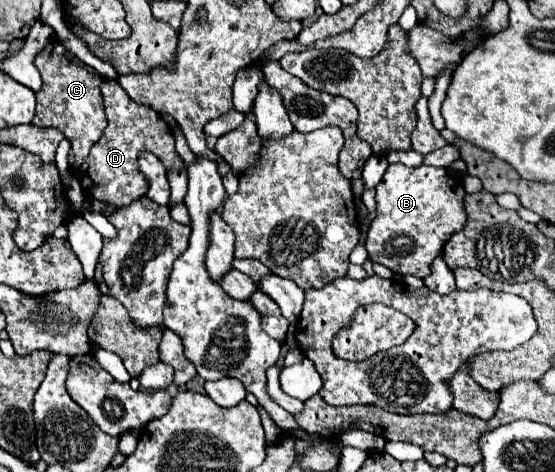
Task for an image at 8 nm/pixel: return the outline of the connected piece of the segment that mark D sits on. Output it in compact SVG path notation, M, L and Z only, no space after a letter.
M105 79L101 83L101 93L105 101L105 115L107 115L107 129L103 137L91 147L91 153L79 167L79 175L87 175L91 179L89 193L101 201L113 205L129 205L131 201L143 197L147 193L147 179L137 169L137 155L141 151L153 151L167 169L183 167L185 163L175 151L173 133L167 123L159 117L155 109L147 105L135 103L127 91L113 79Z

